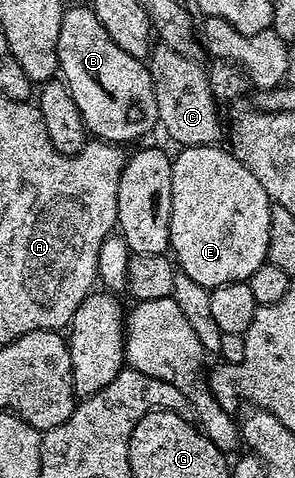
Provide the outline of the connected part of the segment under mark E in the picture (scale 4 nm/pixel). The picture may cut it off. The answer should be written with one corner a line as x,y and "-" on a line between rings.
218,144
186,146
180,148
178,152
180,153
174,154
171,163
171,243
169,246
170,252
172,254
175,252
173,257
178,268
194,282
208,290
216,289
217,286
225,283
246,281
253,275
253,271
257,271
257,267
261,267
266,262
269,247
269,219
273,202
265,195
265,187
261,187
261,183
254,177
253,171
249,171
249,167
245,167
245,163
238,161
234,153
226,148
220,147

